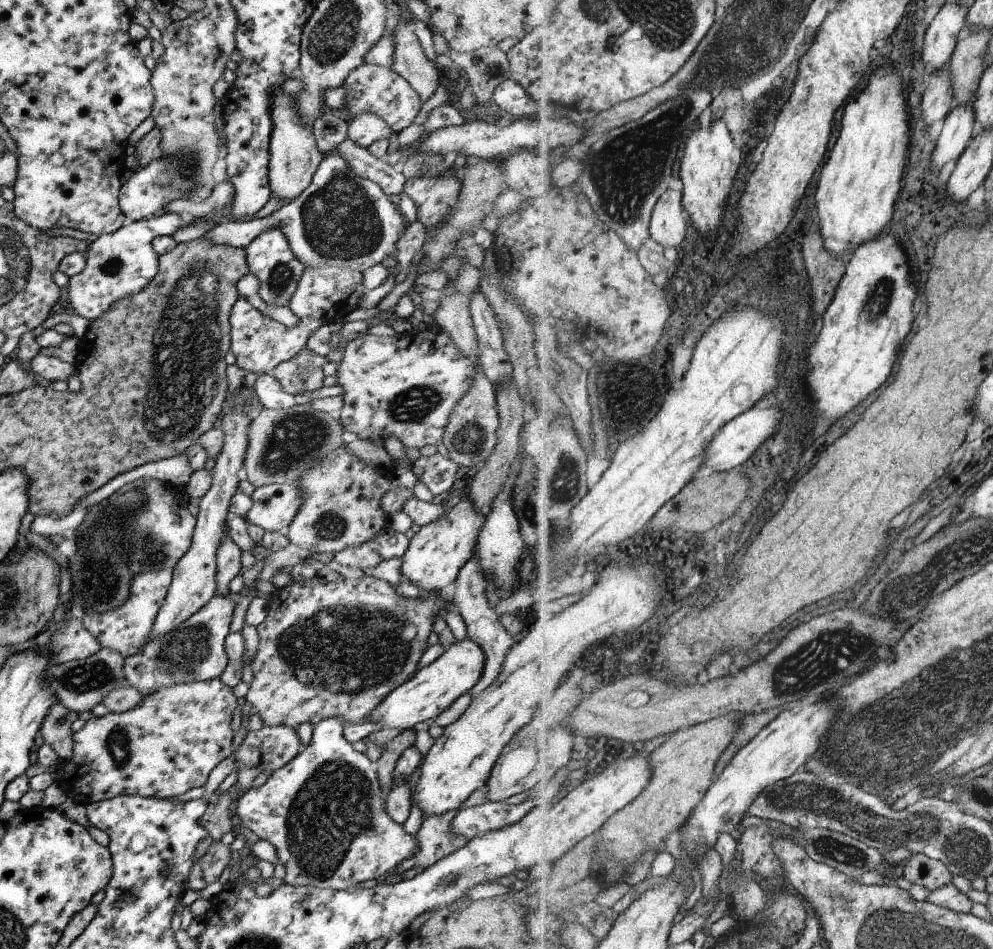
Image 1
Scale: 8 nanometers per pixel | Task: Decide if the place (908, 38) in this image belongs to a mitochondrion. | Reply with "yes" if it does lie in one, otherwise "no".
no

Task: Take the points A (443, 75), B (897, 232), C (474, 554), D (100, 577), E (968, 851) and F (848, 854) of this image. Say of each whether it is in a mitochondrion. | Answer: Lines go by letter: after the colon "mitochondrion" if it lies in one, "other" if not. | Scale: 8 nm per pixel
A: other
B: other
C: other
D: mitochondrion
E: mitochondrion
F: mitochondrion

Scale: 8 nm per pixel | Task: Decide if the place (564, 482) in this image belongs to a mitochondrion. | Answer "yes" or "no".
yes

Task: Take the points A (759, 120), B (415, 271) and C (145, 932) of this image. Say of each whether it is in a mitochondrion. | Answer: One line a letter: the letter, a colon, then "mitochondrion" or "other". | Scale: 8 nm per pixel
A: other
B: other
C: other

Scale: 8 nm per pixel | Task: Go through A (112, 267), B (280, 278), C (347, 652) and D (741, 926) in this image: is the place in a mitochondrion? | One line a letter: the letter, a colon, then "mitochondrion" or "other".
A: mitochondrion
B: mitochondrion
C: mitochondrion
D: other

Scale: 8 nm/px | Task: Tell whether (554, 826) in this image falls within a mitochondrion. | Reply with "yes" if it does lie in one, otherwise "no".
no

